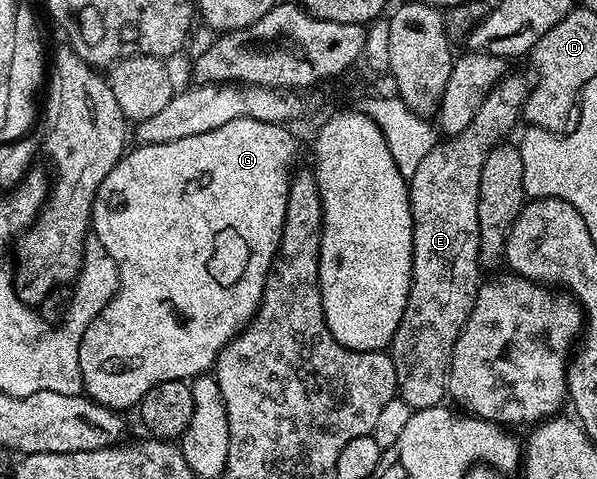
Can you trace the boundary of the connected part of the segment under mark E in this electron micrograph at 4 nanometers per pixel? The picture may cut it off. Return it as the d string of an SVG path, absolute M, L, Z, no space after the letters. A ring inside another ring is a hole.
M504 73L495 89L485 96L481 108L469 120L469 124L460 134L448 137L447 142L440 141L431 149L429 156L421 160L417 172L409 180L411 192L411 215L413 216L413 264L411 265L411 287L401 324L393 336L389 353L395 369L395 389L398 397L411 406L412 411L424 410L440 405L448 397L447 373L451 367L453 348L457 336L461 336L469 312L473 312L475 298L481 285L481 267L479 264L479 229L477 228L477 200L481 184L481 168L485 156L504 141L503 138L520 121L523 105L529 89L528 79L519 74Z

